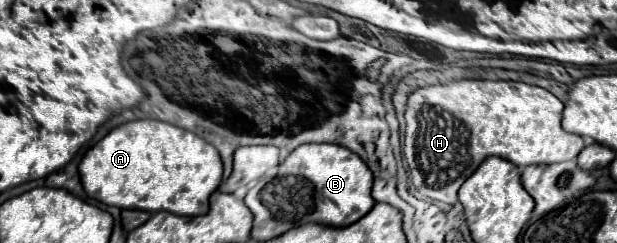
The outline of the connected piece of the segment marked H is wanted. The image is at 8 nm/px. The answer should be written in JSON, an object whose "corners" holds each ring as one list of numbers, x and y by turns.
{"corners":[[461,80,451,84,419,88,409,96,405,112,407,130,403,140,403,156,407,160,411,180,423,196,455,204,457,192,463,186,463,182,489,156,505,158,521,168,531,164,555,164,555,162,573,160,585,148,585,142,581,136,569,134,561,128,561,116,563,116,563,102,559,98,555,98,551,92,539,86,529,86,523,82]]}

